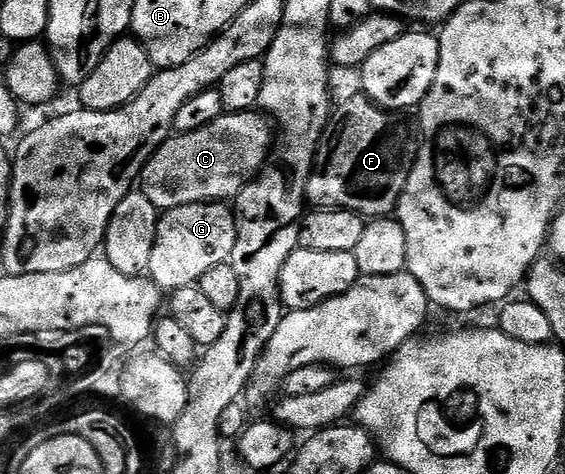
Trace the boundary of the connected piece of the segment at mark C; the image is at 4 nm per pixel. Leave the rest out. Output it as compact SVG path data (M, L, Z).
M261 111L232 112L200 130L171 135L155 150L140 177L140 190L159 210L179 208L189 204L212 204L233 201L242 188L257 176L272 151L276 139L271 121Z

